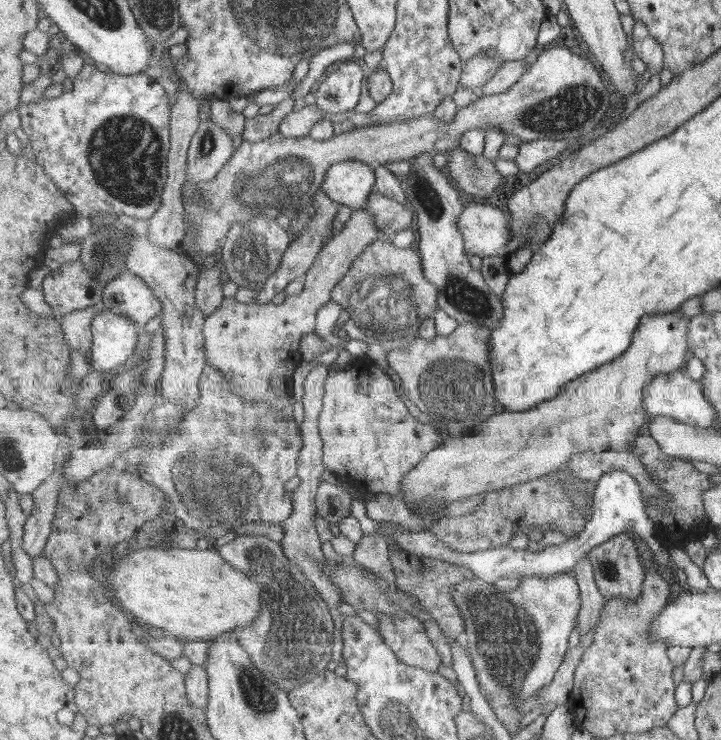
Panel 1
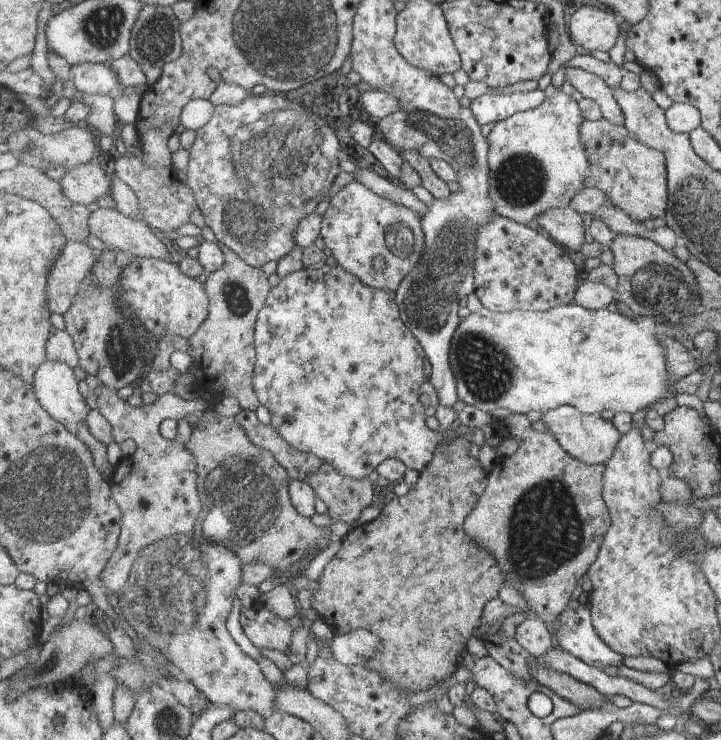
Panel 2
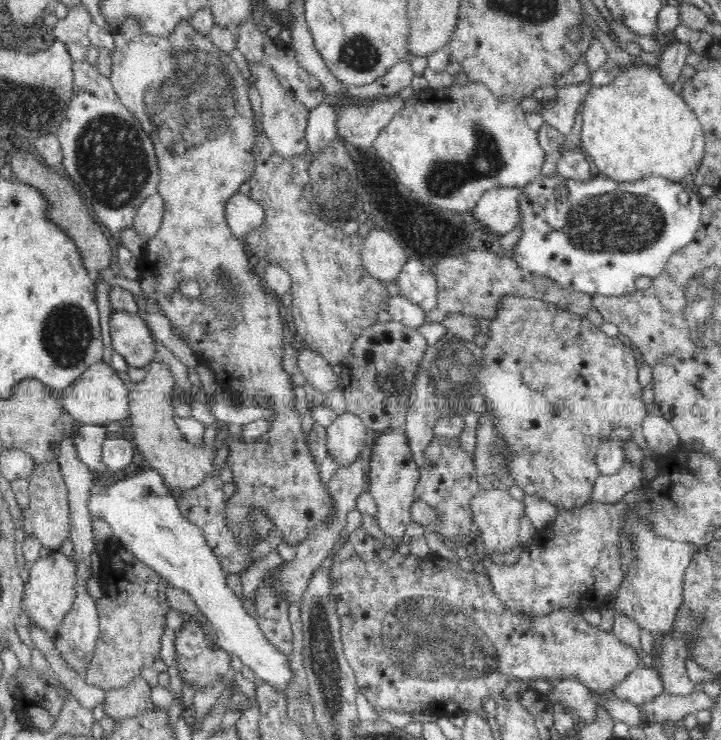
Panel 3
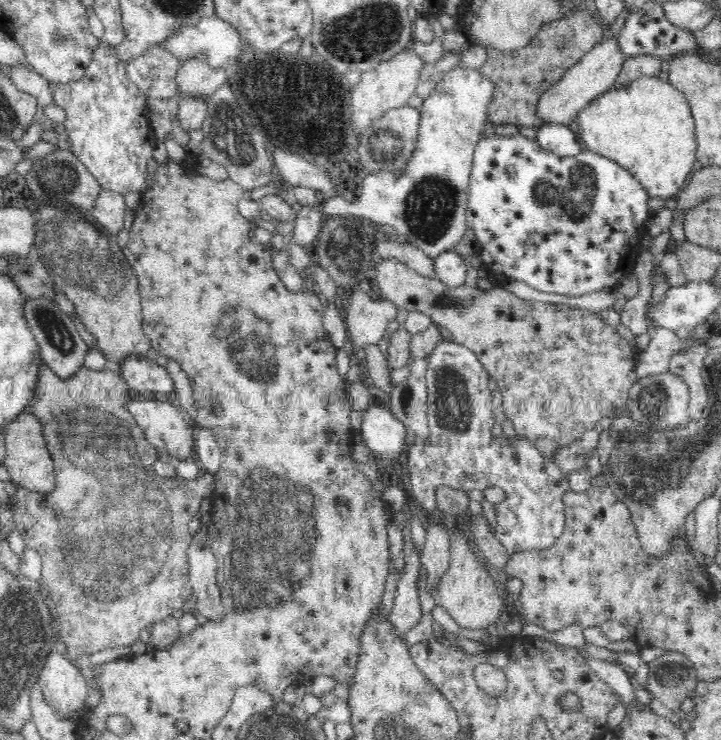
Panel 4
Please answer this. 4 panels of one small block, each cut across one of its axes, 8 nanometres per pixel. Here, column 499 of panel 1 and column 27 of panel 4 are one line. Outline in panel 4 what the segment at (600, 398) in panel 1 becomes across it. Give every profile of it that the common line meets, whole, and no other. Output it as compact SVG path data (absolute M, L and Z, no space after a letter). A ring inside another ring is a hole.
M20 413L4 429L5 455L3 463L10 472L10 480L19 487L38 494L50 494L56 488L55 463L51 459L42 437L40 421L31 413Z

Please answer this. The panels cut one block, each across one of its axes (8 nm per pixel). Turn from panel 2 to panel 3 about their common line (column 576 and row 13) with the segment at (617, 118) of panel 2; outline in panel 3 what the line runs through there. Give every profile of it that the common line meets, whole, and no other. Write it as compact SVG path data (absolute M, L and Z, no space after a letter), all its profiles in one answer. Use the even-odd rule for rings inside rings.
M86 6L75 7L69 10L66 18L58 20L52 28L52 36L57 42L62 42L66 53L73 61L86 60L88 46L91 45L88 32L93 23L92 16Z

